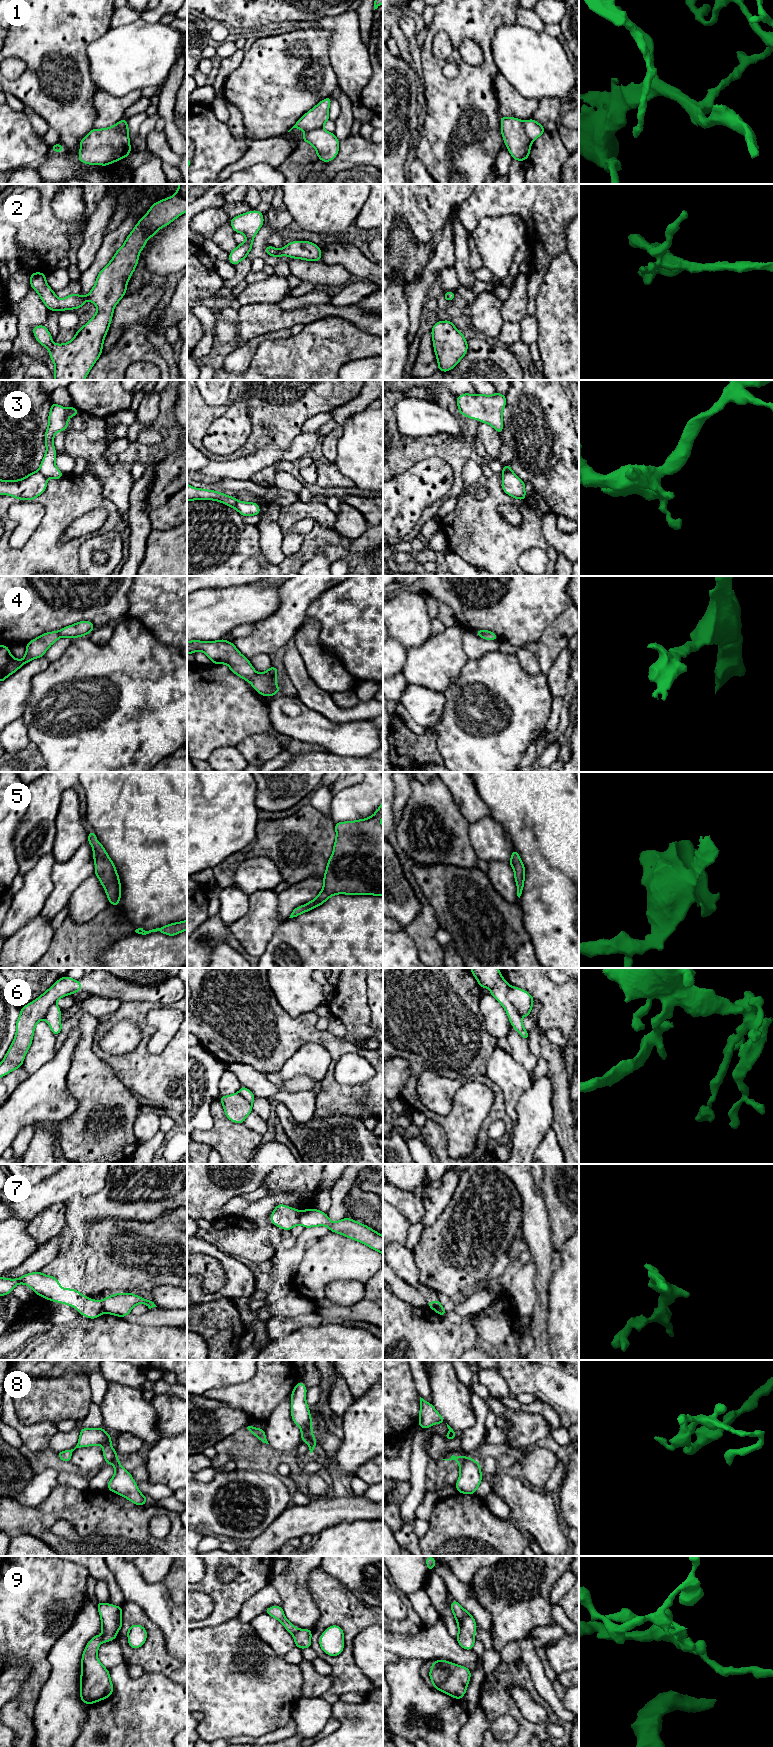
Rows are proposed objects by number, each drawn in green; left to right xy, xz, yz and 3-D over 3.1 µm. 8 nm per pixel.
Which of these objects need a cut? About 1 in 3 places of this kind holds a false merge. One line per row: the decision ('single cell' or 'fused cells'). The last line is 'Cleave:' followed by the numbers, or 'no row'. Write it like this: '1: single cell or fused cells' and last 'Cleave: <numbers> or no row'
1: fused cells
2: single cell
3: fused cells
4: single cell
5: single cell
6: fused cells
7: fused cells
8: single cell
9: fused cells
Cleave: 1, 3, 6, 7, 9

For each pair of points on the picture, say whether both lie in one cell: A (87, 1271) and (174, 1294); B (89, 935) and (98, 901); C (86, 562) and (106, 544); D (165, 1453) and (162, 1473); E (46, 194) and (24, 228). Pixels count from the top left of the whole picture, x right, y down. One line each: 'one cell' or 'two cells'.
A: two cells
B: two cells
C: one cell
D: one cell
E: one cell

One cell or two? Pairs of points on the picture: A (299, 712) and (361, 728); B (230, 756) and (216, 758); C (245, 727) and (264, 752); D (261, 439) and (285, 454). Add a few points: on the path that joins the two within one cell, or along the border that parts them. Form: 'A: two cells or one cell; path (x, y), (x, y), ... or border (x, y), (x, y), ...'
A: one cell; path (314, 727), (318, 730), (346, 730)
B: one cell; path (227, 758), (219, 758)
C: two cells; border (274, 736), (251, 734), (235, 746)
D: two cells; border (291, 443), (285, 448), (264, 443), (247, 455)

